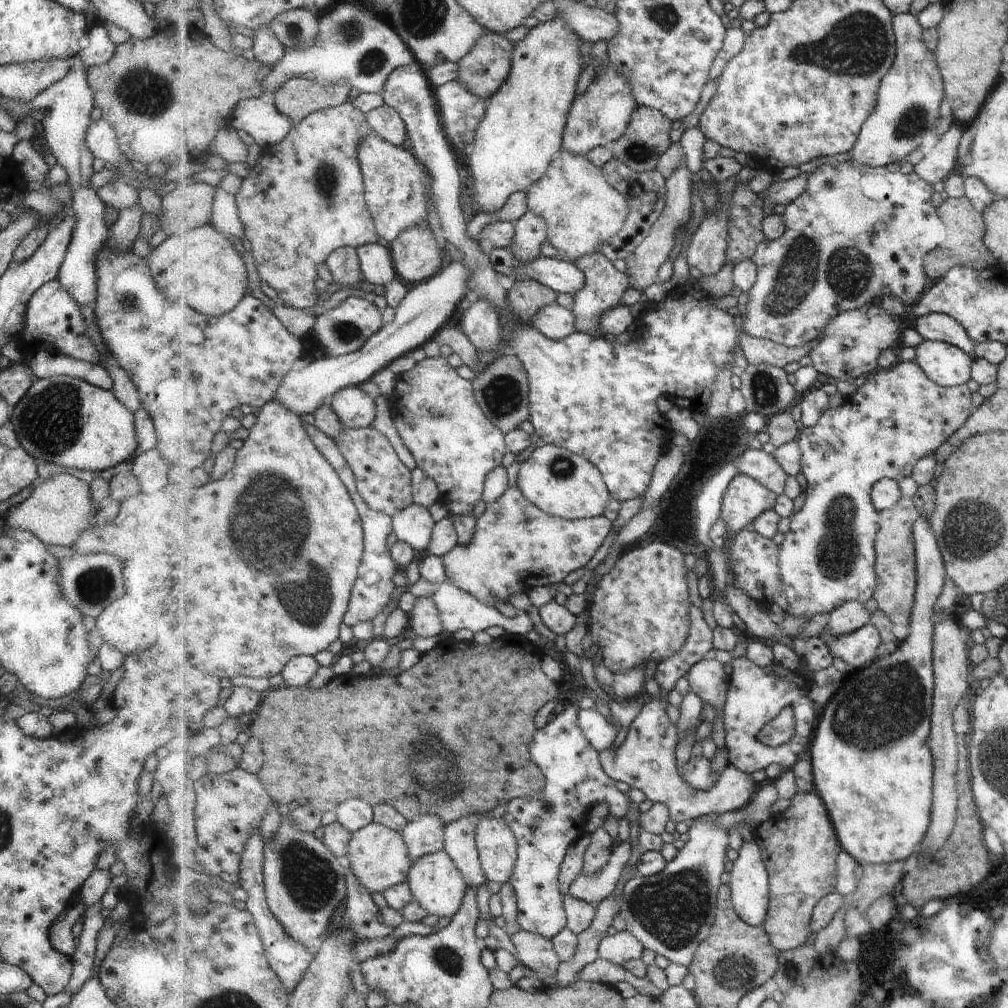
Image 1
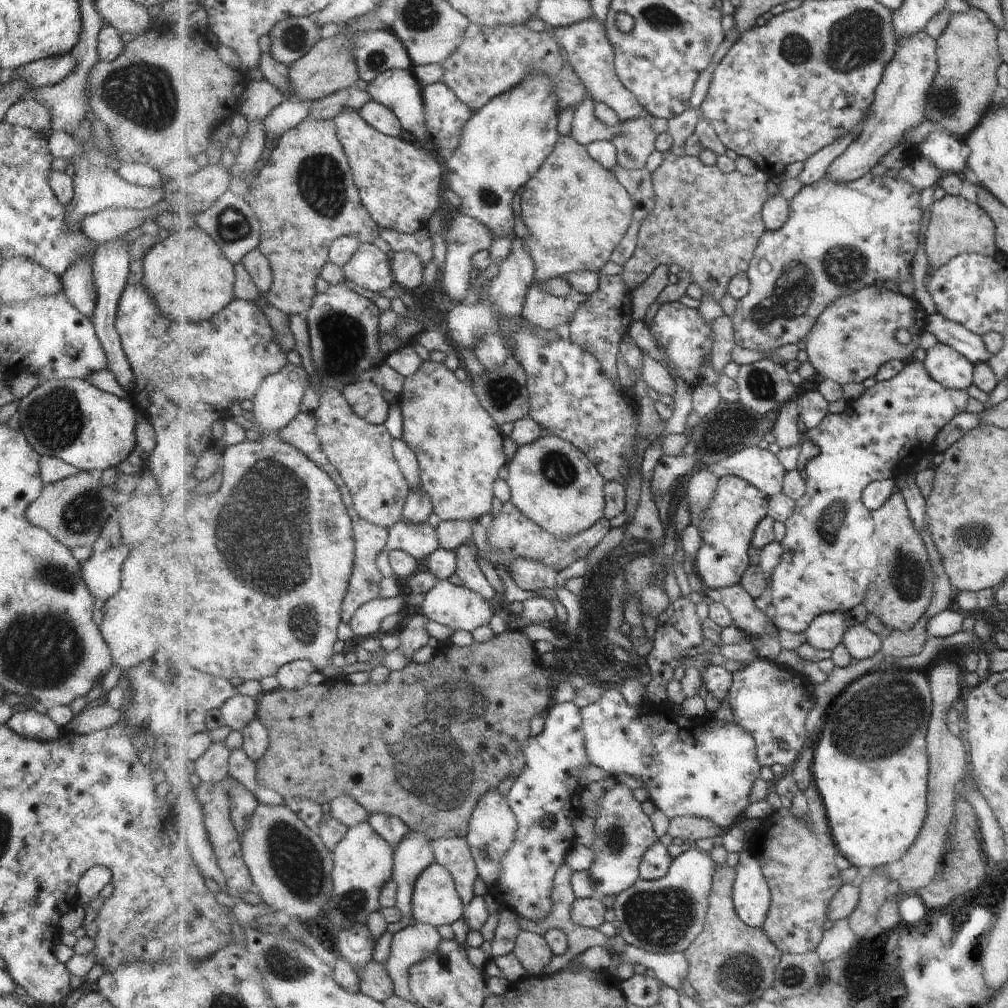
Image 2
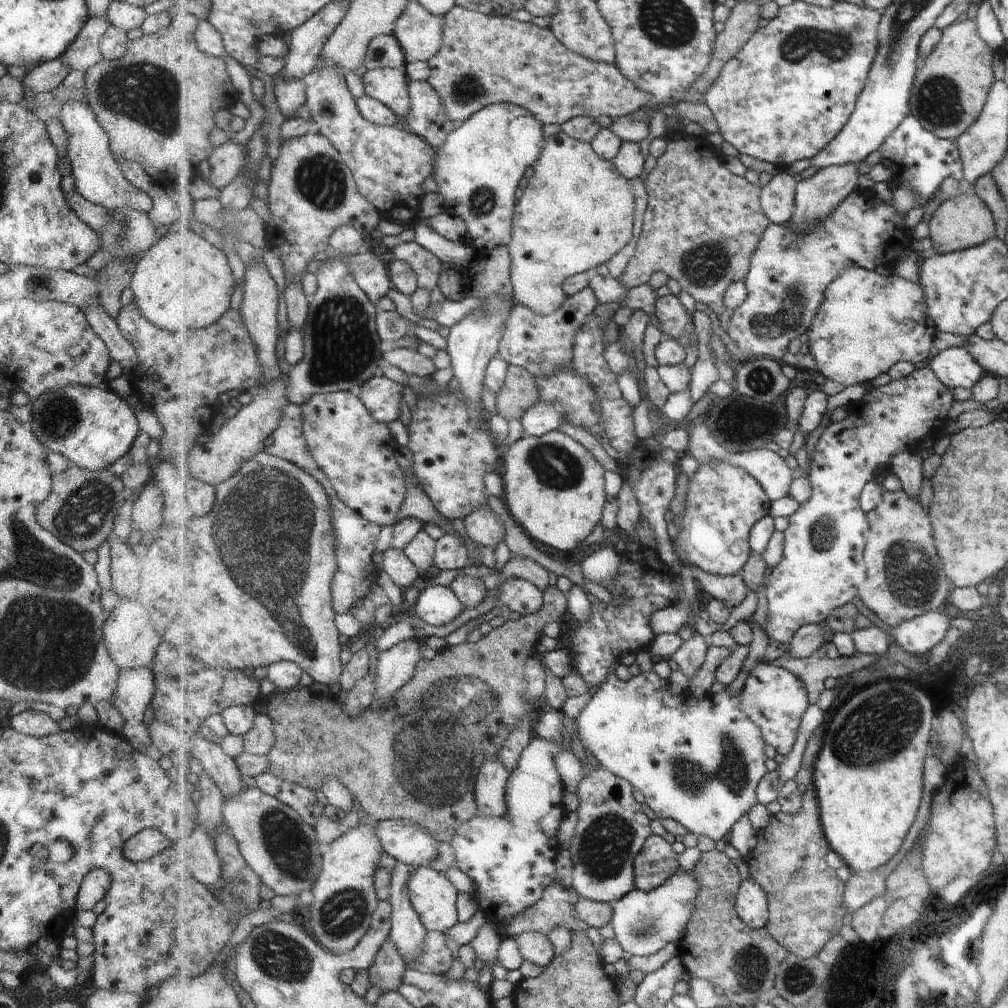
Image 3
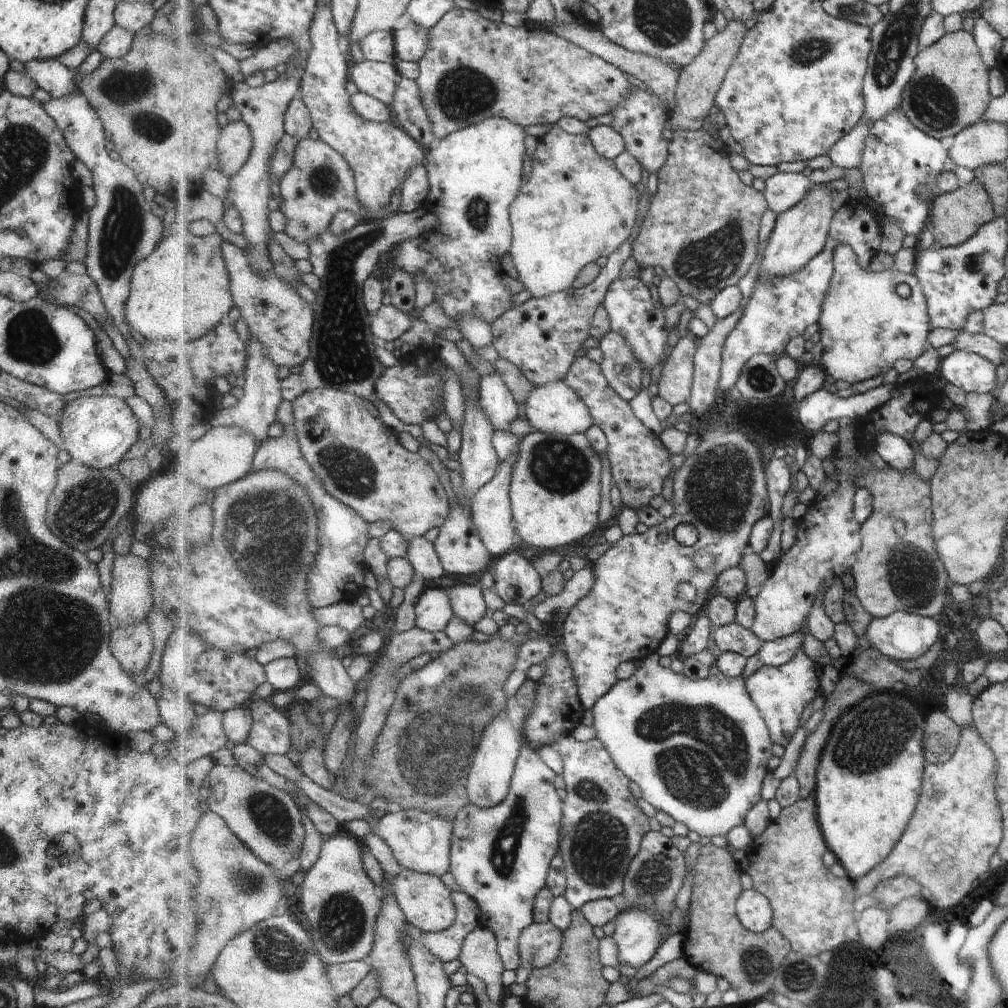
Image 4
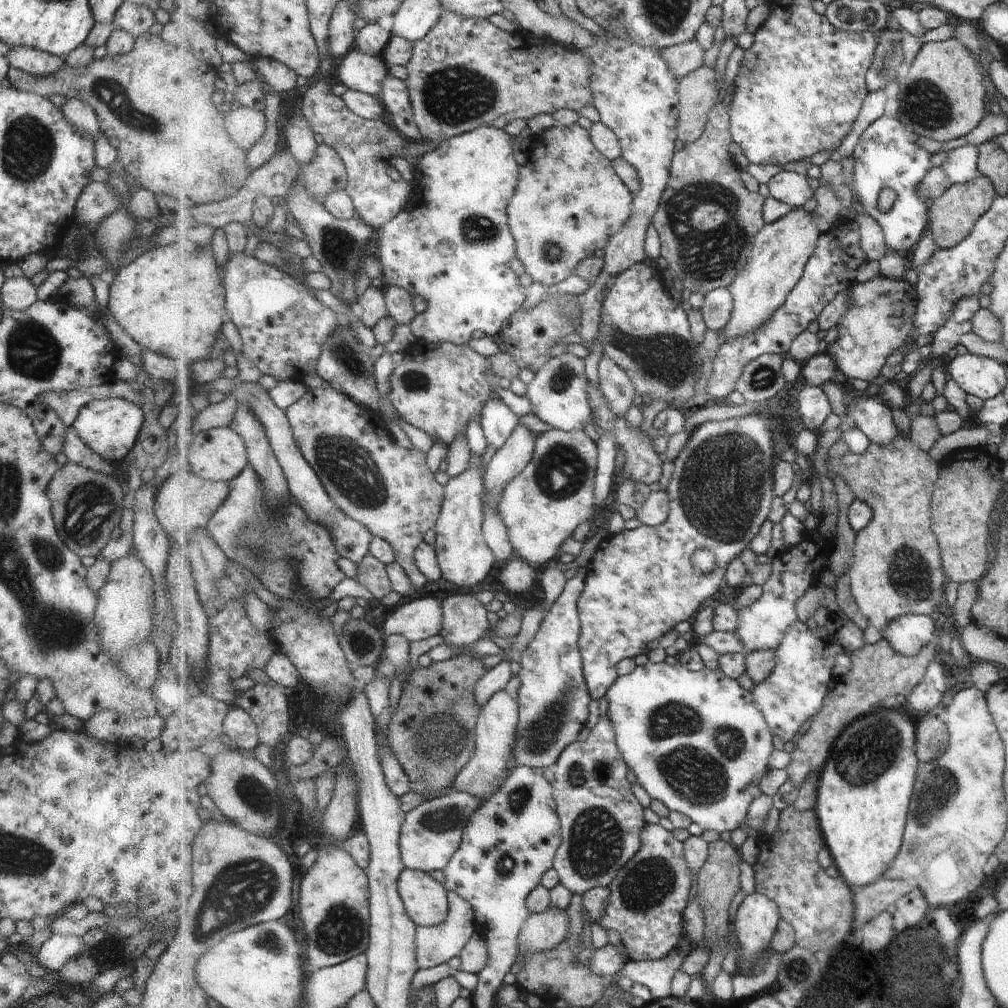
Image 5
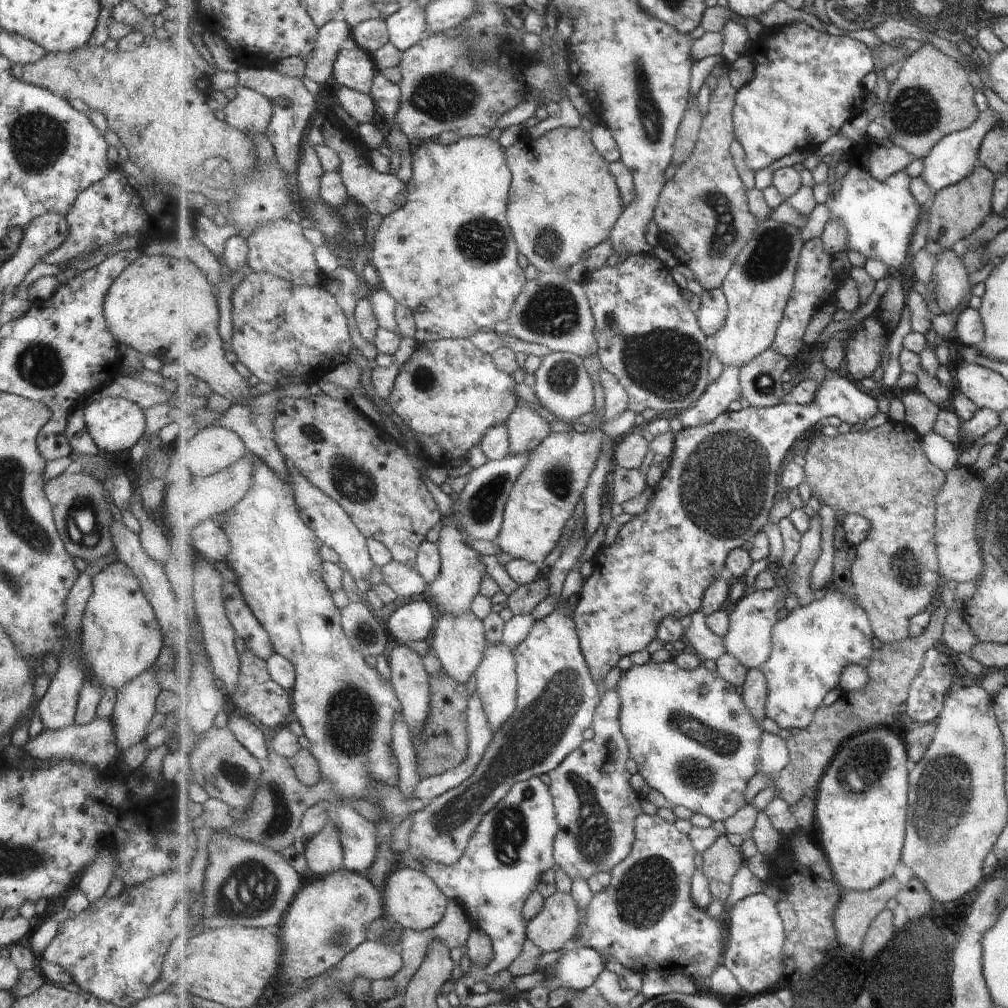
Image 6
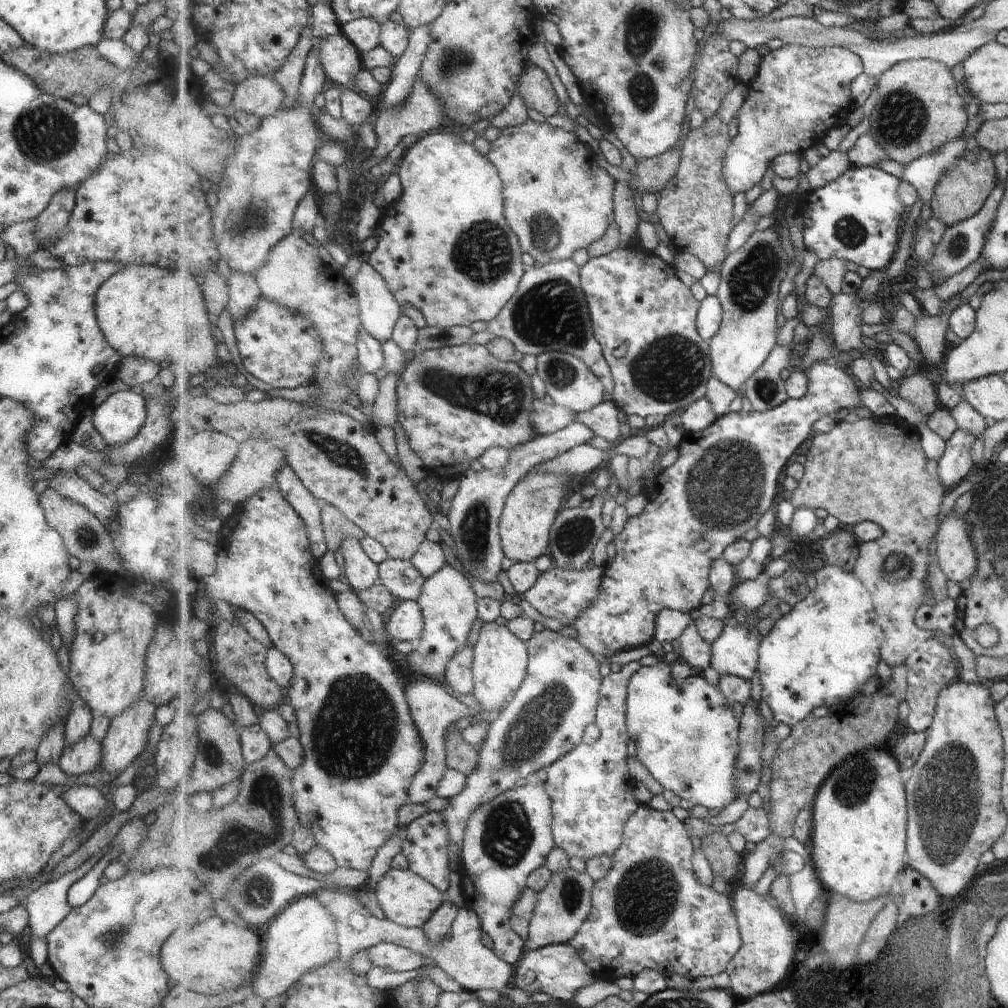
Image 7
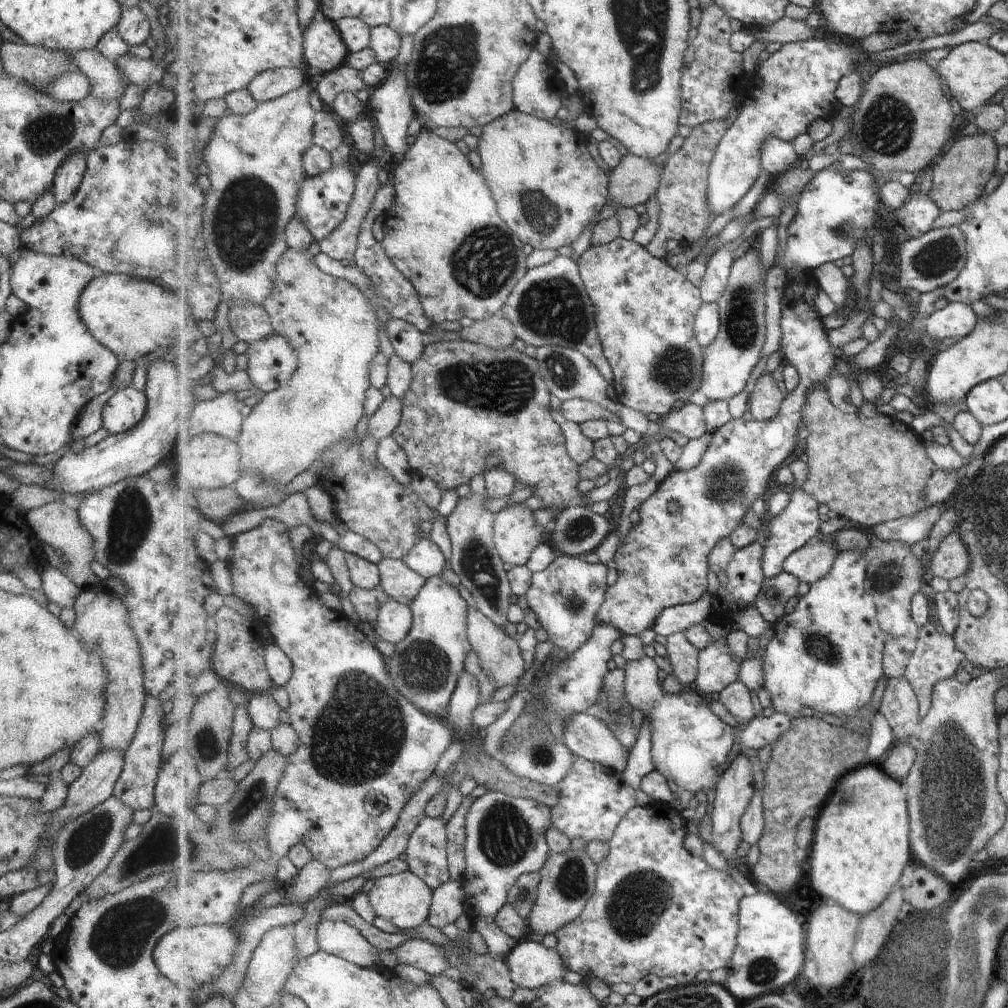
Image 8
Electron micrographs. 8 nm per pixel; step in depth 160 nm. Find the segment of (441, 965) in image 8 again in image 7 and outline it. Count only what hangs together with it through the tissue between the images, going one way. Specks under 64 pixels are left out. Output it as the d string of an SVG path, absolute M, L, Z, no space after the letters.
M382 943L369 949L369 958L375 962L375 967L393 972L417 971L421 966L430 963L425 961L421 952L394 943Z

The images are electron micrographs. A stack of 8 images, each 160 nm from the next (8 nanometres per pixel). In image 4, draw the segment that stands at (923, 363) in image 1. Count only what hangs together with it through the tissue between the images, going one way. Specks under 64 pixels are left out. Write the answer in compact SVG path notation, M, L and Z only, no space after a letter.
M954 350L940 362L940 373L968 393L988 393L996 383L995 367L980 355Z

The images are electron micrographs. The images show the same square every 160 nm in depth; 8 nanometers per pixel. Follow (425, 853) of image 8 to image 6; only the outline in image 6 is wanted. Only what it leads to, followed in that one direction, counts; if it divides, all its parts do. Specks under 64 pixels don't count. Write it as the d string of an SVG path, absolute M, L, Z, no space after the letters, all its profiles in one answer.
M533 777L527 781L517 782L505 799L501 800L491 812L485 814L459 864L447 866L429 858L421 858L418 861L421 870L440 887L448 899L458 901L473 920L475 927L484 931L492 940L494 958L486 966L486 973L491 977L499 974L501 970L508 969L524 950L525 942L528 941L526 935L528 924L523 918L524 907L533 892L537 891L537 886L540 886L541 876L547 870L554 870L557 867L554 854L559 830L550 786L547 786L541 778Z

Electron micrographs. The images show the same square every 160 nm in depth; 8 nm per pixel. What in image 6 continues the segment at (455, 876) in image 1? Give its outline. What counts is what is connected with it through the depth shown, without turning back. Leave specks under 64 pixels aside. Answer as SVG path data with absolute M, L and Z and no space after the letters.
M401 868L391 872L386 879L383 888L383 900L387 914L393 922L396 922L403 930L413 929L425 931L434 928L443 920L445 910L448 909L448 896L440 890L435 882L423 871Z

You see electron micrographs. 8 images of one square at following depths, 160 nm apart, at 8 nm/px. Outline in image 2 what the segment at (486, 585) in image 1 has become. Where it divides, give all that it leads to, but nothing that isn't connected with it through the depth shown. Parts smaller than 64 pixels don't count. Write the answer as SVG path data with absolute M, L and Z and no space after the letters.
M511 500L502 504L502 509L499 511L498 516L491 524L491 530L488 531L489 546L491 552L486 555L487 560L493 564L495 568L504 566L507 569L509 562L513 562L517 556L521 558L529 558L529 560L537 560L541 564L553 566L557 570L569 568L573 562L585 558L607 534L611 529L609 520L604 517L597 525L591 526L589 530L571 536L571 538L557 538L553 534L549 534L547 530L543 530L539 524L535 524L533 520L529 520Z

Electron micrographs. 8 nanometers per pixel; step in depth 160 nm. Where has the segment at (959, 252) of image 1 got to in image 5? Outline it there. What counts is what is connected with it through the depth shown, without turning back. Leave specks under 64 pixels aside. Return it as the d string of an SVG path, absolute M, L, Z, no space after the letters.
M983 176L975 177L969 183L954 183L945 194L929 202L929 233L939 249L950 249L963 242L972 232L972 226L991 208L993 202L991 182Z

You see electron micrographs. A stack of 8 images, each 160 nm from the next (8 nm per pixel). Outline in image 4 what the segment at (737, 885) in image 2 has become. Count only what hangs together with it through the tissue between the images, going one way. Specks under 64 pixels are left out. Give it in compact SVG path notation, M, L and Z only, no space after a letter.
M754 888L741 893L737 901L737 916L752 933L762 933L773 927L772 903Z

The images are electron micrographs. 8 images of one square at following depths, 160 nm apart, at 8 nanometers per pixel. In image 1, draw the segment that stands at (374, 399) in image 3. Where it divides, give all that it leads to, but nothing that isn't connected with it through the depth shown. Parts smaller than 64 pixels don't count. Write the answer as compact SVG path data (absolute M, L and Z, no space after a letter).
M350 386L336 392L329 400L339 422L345 427L360 429L371 427L377 416L375 400L360 386Z

